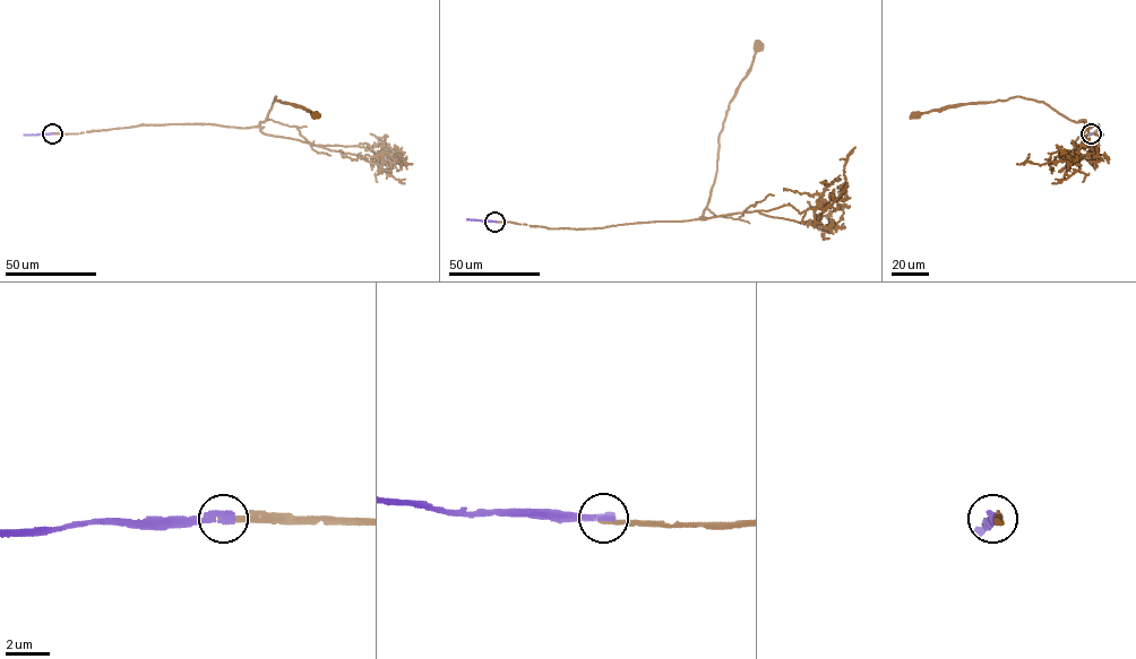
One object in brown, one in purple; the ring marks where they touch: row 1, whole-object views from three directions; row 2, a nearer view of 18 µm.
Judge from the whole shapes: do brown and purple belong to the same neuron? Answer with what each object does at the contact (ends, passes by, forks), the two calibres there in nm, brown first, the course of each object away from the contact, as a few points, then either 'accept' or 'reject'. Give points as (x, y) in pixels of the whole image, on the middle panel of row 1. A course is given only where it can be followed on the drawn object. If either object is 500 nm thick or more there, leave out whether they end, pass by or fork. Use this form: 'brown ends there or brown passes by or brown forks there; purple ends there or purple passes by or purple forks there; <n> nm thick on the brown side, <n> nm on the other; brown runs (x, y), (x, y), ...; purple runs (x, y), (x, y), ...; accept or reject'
brown ends there; purple ends there; 240 nm thick on the brown side, 360 nm on the other; brown runs (496, 222), (582, 228), (698, 219), (714, 183), (720, 133), (725, 113), (750, 68), (757, 46); purple runs (496, 222), (466, 219); reject

